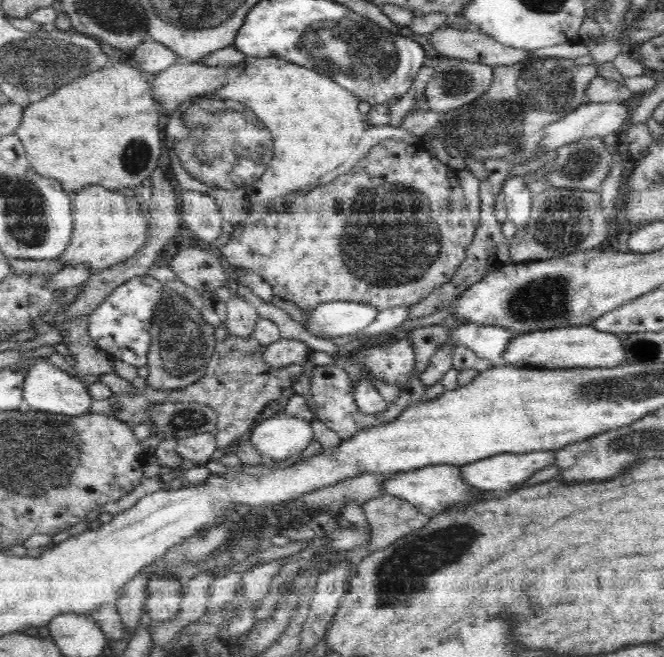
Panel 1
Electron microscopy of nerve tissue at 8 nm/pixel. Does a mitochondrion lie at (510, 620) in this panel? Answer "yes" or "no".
no

